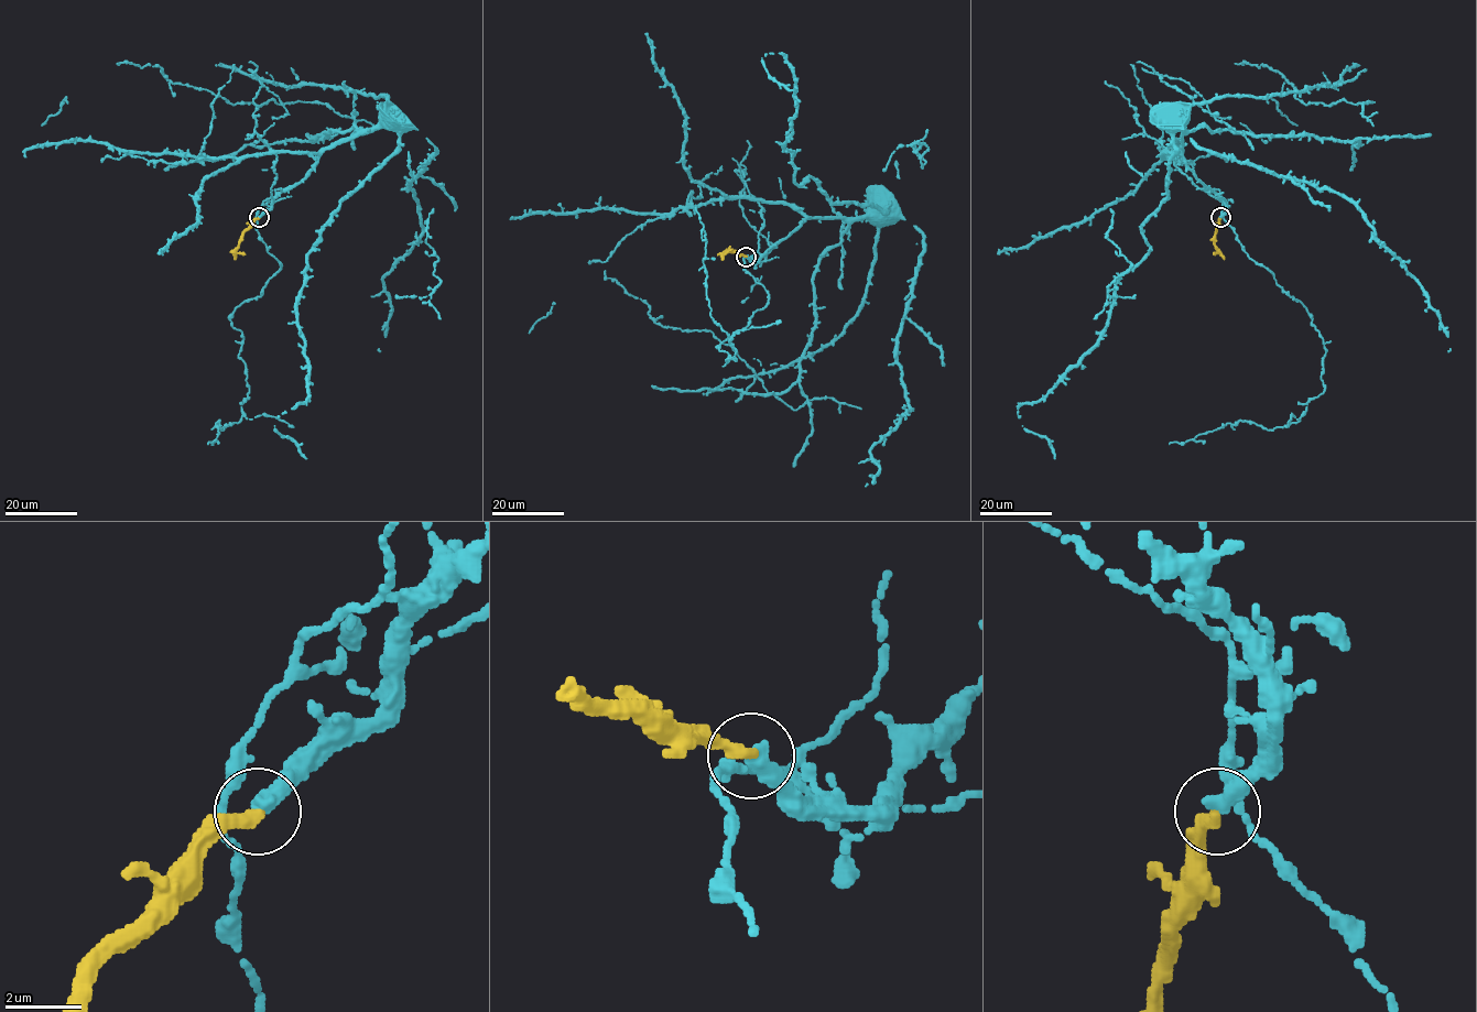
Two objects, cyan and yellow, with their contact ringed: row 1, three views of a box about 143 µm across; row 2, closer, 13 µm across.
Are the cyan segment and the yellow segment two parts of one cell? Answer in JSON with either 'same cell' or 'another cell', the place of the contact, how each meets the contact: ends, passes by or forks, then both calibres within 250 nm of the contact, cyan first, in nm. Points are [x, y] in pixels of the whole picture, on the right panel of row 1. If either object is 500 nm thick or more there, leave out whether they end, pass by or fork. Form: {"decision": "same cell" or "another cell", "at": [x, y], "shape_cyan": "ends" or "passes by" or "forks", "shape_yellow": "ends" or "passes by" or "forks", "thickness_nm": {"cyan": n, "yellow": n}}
{"decision": "same cell", "at": [1220, 217], "shape_cyan": "forks", "shape_yellow": "ends", "thickness_nm": {"cyan": 260, "yellow": 380}}

